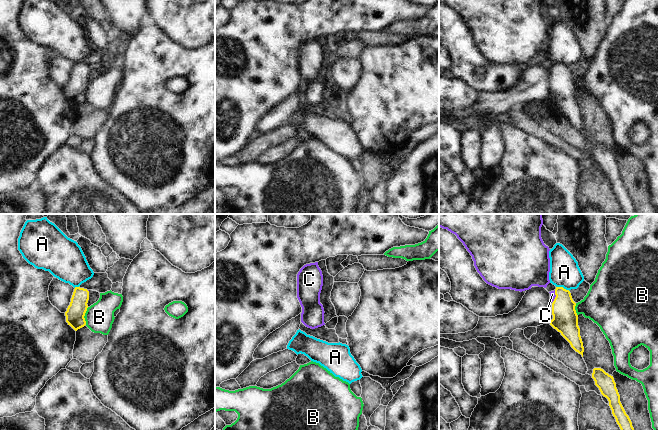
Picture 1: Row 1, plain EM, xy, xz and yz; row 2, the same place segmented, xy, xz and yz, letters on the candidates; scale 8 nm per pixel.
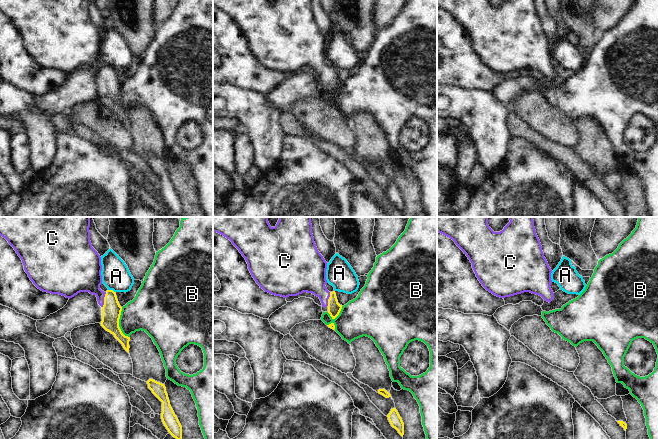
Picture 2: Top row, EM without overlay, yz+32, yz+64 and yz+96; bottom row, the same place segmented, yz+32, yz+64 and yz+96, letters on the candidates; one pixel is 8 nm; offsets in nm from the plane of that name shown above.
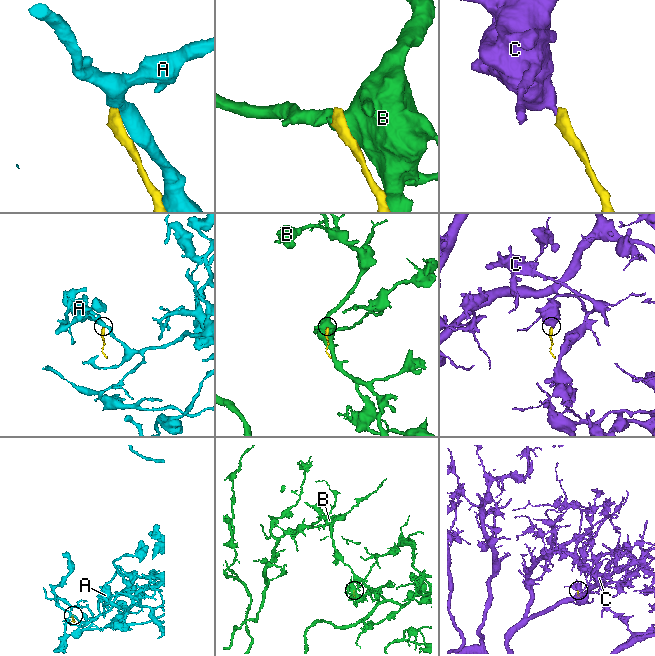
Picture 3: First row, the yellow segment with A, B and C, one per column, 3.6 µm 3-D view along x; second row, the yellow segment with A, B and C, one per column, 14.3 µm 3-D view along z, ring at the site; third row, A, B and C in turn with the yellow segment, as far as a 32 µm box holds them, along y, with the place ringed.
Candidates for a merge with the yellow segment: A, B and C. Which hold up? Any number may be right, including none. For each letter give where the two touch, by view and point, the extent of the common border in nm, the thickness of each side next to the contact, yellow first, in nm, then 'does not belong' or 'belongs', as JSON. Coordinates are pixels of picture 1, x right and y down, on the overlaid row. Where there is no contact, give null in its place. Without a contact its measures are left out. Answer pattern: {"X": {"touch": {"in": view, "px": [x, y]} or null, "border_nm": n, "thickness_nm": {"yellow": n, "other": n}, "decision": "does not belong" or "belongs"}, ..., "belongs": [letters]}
{"A": {"touch": {"in": "yz", "px": [562, 287]}, "border_nm": 120, "thickness_nm": {"yellow": 200, "other": 240}, "decision": "does not belong"}, "B": {"touch": {"in": "xy", "px": [84, 315]}, "border_nm": 150, "thickness_nm": {"yellow": 150, "other": 240}, "decision": "does not belong"}, "C": {"touch": {"in": "yz", "px": [556, 296]}, "border_nm": 100, "thickness_nm": {"yellow": 200, "other": 50}, "decision": "belongs"}, "belongs": ["C"]}

